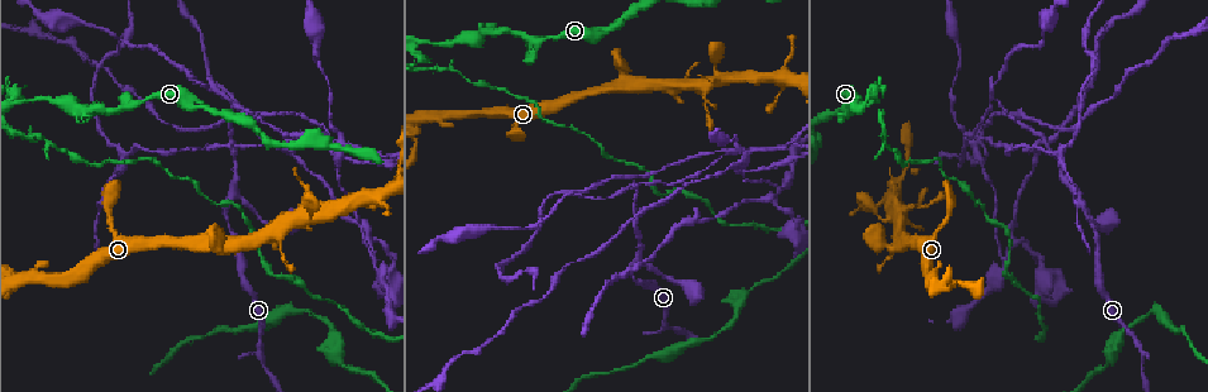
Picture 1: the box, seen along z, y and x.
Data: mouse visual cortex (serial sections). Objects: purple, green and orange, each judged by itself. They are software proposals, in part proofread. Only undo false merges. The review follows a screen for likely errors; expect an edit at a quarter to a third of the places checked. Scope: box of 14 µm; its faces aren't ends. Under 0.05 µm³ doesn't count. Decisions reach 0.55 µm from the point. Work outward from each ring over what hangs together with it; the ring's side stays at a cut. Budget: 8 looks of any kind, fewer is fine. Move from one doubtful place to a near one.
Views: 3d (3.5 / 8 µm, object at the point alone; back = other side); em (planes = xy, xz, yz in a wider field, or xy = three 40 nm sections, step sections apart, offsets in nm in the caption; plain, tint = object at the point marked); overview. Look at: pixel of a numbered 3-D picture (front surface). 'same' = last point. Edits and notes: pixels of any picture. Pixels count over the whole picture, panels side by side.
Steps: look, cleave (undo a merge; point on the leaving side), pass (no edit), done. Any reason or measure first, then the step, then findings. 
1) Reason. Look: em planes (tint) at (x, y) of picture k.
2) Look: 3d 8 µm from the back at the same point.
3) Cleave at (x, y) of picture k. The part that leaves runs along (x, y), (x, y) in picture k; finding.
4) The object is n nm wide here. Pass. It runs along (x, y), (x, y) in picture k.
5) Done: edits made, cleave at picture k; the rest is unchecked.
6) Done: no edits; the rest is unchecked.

Thin neck. Look: 3d 3.5 µm from the back at (535, 41) of picture 1.

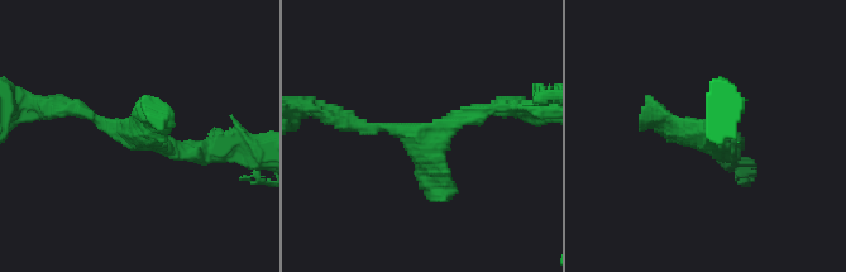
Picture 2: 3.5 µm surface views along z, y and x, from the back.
Now the EM. Look: em xy step 1 (tint) at (423, 137) of picture 2.

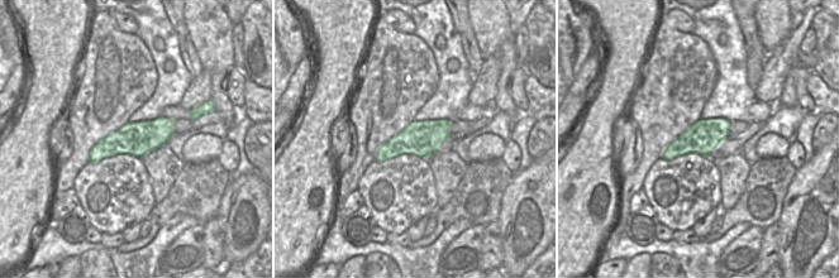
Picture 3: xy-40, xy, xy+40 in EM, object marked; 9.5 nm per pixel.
Pass. It runs along (65, 106), (166, 146), (211, 149) in picture 2; all the same cell.

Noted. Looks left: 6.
Sharp bend. Look: 3d 3.5 µm at (422, 58) of picture 1.

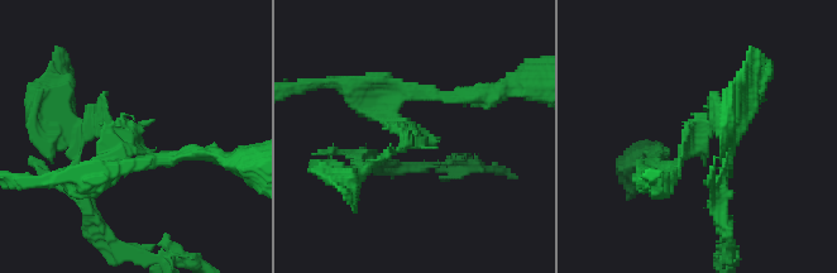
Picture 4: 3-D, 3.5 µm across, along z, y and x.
Look: em xy step 5 (tint) at (697, 139) of picture 4.

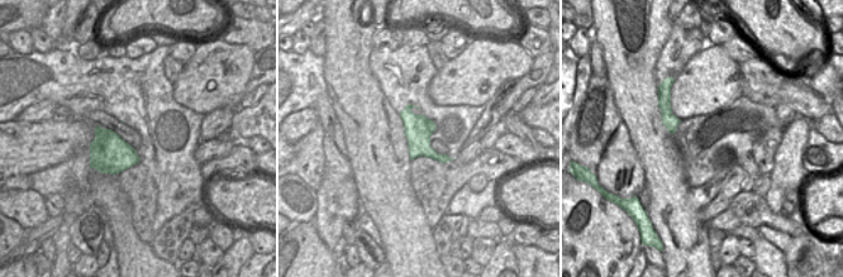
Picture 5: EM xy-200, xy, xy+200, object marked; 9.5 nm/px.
Cleave at (95, 133) of picture 4. Two cells meet here.

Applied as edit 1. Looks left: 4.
Look: overview.

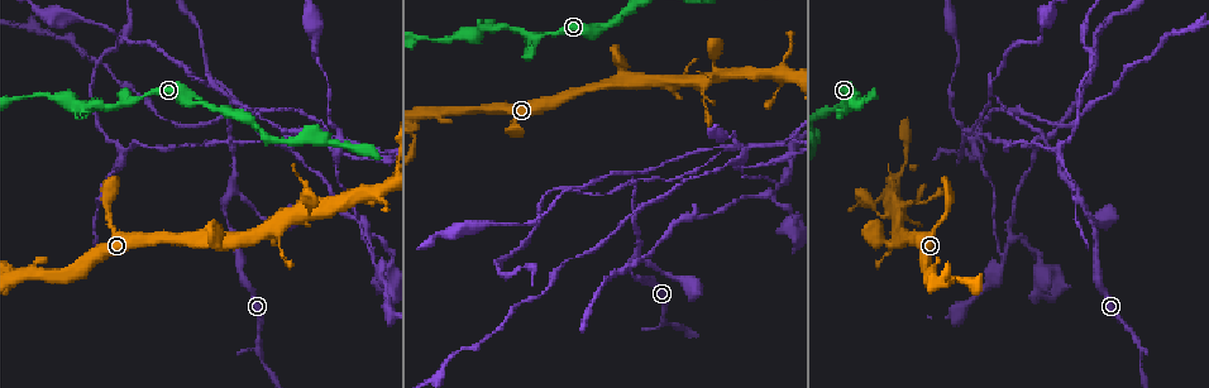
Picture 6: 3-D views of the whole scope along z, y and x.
Arms part here. Look: 3d 3.5 µm at (231, 189) of picture 6.

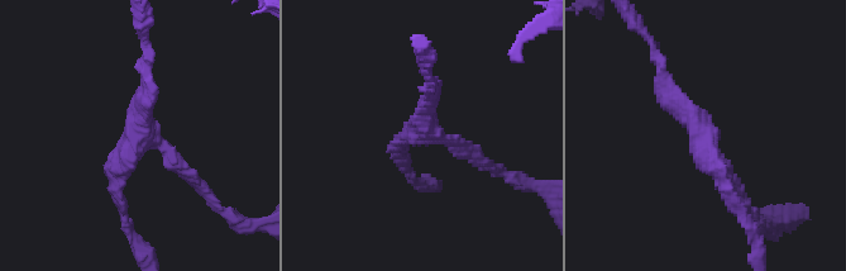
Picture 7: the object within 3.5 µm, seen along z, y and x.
3 arms meet here; the arms are 150, 200, 200 nm wide; need the tissue. Look: em xy step 5 (tint) at (141, 132) of picture 7.

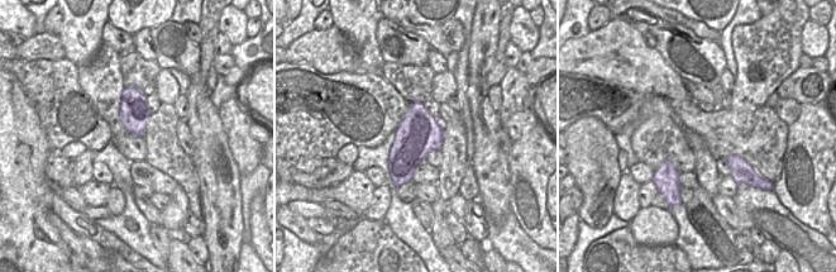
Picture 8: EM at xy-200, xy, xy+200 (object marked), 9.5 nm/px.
Pass. It runs along (736, 204), (662, 65) in picture 7; continuous, no second cell.

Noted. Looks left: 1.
Done: edits made, cleave at picture 4; the rest is unchecked.

